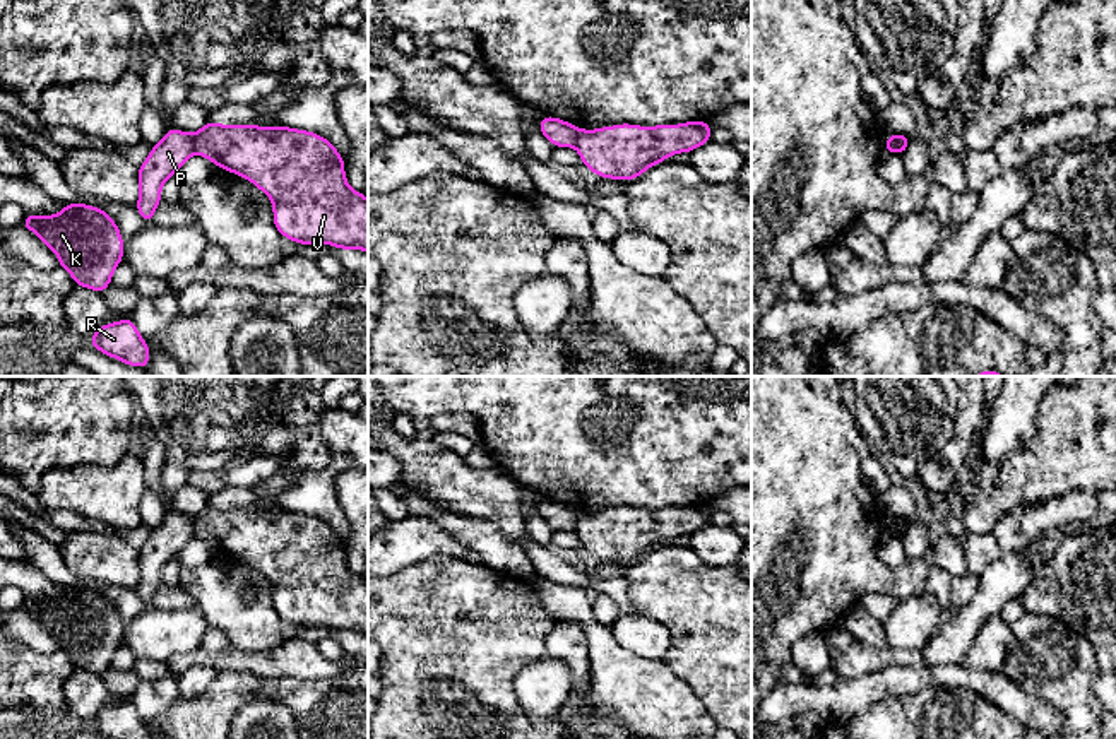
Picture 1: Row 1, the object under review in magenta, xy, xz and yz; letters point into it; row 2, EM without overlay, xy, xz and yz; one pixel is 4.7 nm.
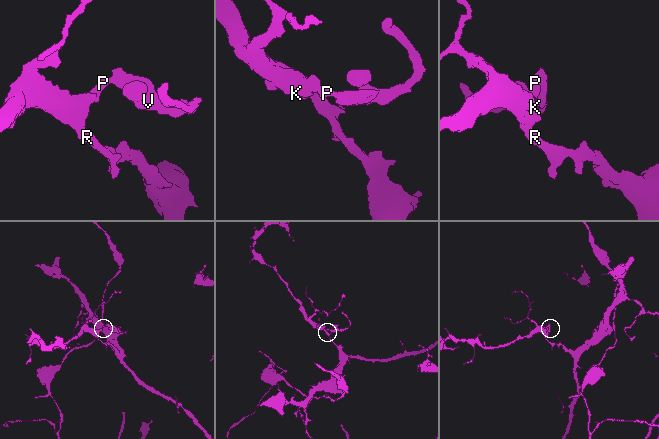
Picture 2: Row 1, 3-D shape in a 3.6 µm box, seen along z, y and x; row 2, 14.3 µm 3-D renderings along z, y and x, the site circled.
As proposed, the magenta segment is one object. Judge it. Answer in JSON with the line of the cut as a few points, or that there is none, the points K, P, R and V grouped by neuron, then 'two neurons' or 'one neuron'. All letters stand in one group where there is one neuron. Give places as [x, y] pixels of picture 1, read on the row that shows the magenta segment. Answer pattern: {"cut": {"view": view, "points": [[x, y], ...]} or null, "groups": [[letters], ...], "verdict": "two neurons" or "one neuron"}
{"cut": {"view": "xy", "points": [[192, 135], [195, 151]]}, "groups": [["K", "P", "R"], ["V"]], "verdict": "two neurons"}

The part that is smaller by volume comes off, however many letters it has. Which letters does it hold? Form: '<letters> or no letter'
V

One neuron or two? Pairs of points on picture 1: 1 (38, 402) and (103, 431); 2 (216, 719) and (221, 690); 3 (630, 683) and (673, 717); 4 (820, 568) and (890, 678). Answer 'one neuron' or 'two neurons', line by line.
1: one neuron
2: one neuron
3: one neuron
4: two neurons

